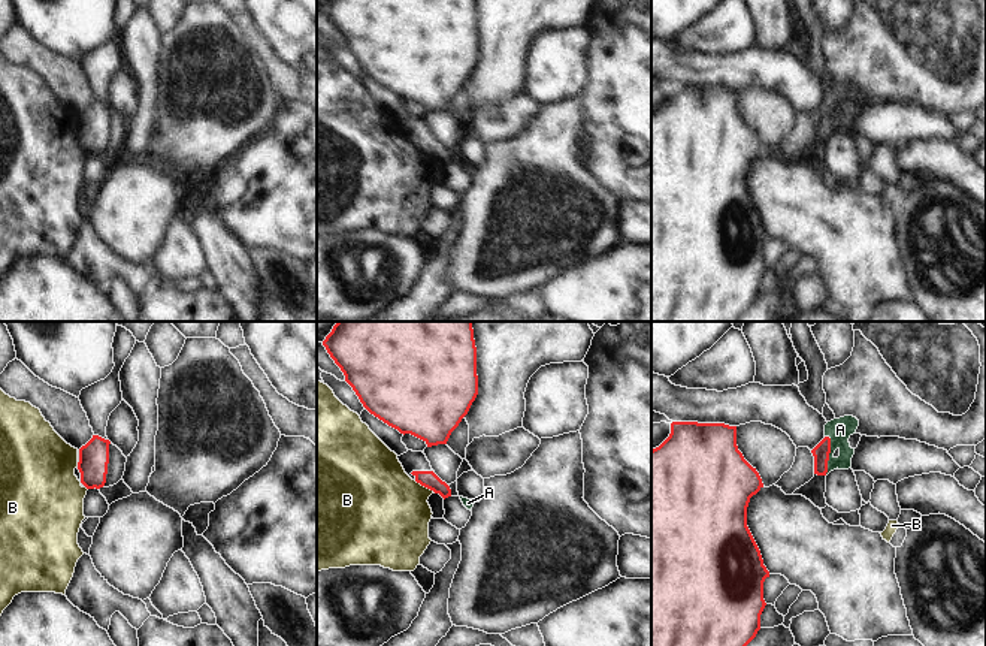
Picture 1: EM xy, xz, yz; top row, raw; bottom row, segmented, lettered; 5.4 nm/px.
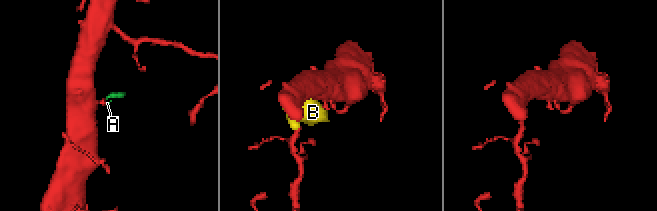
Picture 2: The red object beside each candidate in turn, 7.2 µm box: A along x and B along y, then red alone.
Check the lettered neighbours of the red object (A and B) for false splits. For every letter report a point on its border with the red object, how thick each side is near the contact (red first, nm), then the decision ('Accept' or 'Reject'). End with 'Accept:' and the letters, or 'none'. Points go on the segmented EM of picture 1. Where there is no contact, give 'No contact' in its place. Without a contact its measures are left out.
A: Touches red at yz (828, 455). Thickness 90 nm (red) against 130 nm. Accept
B: Touches red at xz (425, 486). Thickness 90 nm (red) against 460 nm. Reject
Accept: A

